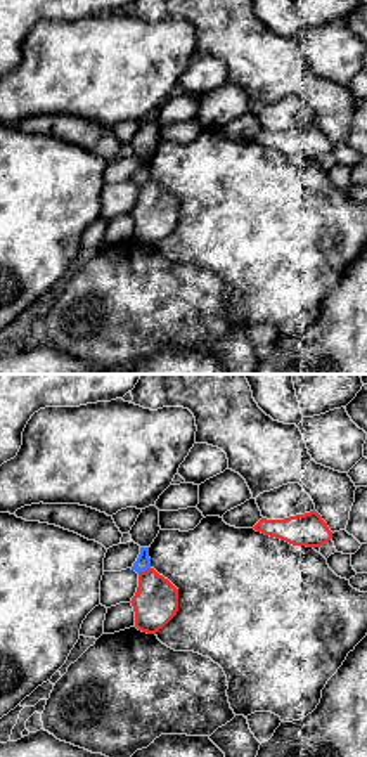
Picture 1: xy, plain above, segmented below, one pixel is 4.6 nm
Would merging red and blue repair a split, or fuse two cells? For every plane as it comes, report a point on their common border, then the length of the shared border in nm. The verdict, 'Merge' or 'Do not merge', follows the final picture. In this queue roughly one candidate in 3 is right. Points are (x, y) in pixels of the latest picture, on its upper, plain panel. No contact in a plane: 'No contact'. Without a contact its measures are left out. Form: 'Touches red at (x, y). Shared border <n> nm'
Touches red at (146, 182). Shared border 70 nm

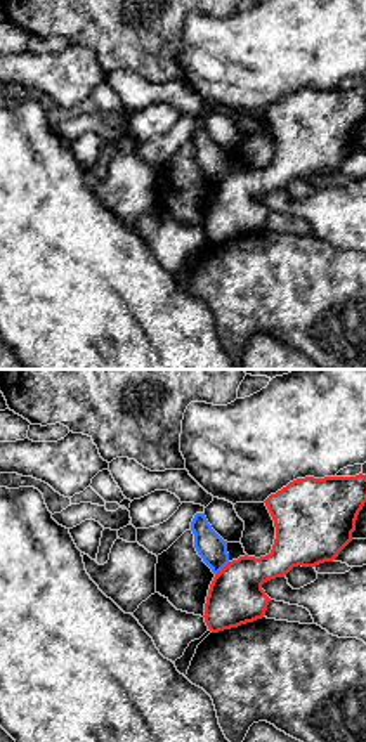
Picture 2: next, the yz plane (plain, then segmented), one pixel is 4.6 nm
Touches red at (224, 179). Shared border 90 nm

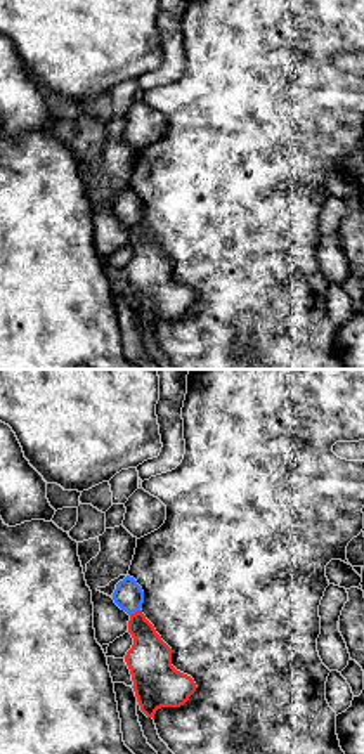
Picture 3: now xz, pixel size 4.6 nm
Touches red at (136, 224). Shared border 60 nm

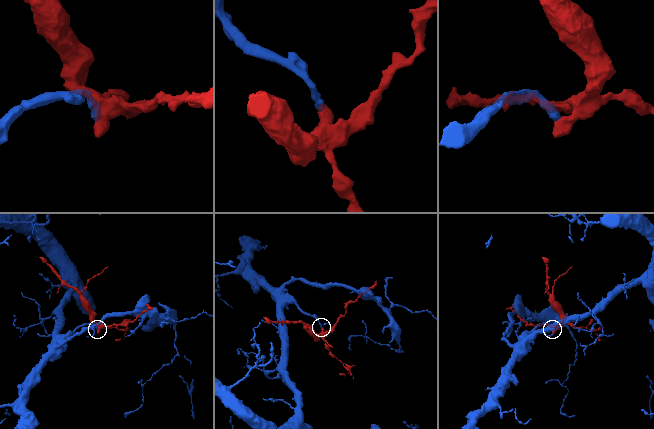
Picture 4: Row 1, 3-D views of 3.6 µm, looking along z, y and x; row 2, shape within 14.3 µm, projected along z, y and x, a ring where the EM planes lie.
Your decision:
Do not merge

